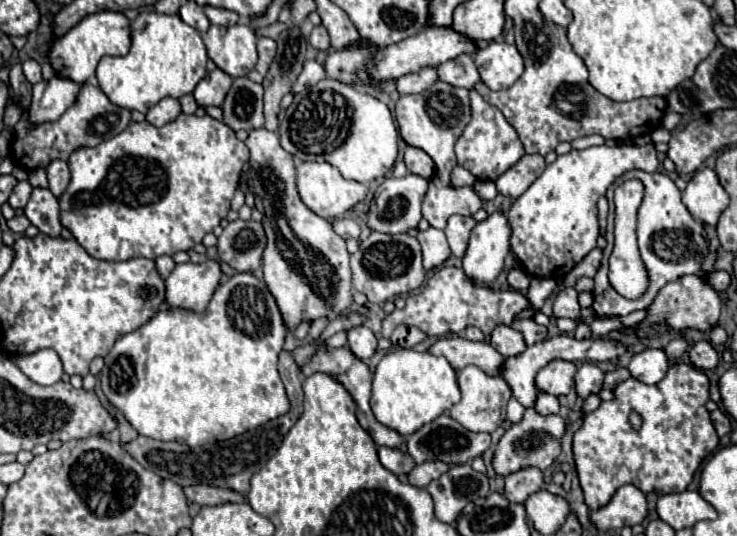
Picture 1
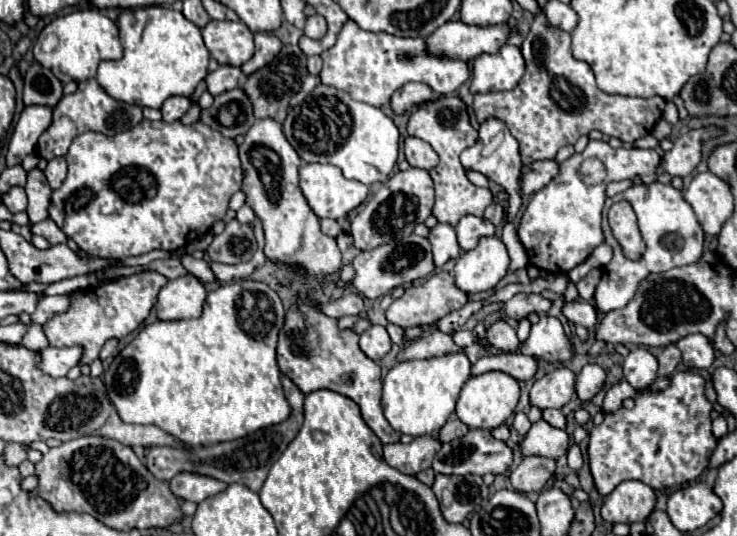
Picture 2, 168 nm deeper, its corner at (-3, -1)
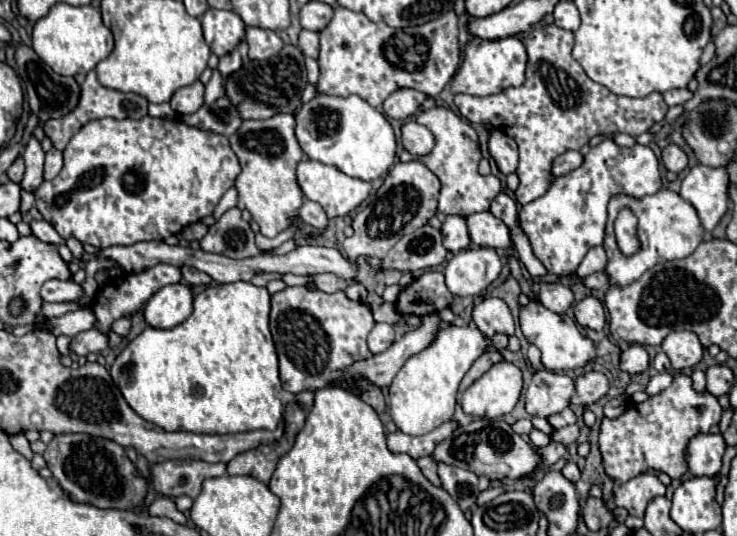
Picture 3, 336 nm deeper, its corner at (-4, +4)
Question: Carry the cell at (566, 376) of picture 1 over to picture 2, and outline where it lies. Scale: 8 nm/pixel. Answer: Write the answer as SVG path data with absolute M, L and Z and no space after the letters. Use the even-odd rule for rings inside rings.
M555 368L543 378L533 382L529 402L539 410L563 408L565 404L569 404L573 394L575 394L575 374L569 368Z

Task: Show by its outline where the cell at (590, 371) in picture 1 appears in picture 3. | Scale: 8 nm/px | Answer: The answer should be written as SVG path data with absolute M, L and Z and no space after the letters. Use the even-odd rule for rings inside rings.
M588 371L582 373L576 379L576 393L572 397L572 405L582 405L588 407L596 403L600 397L608 393L608 379L600 371Z

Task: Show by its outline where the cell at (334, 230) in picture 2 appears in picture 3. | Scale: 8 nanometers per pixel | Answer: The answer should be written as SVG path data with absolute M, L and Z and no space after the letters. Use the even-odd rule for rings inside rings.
M308 199L300 207L300 219L314 229L326 229L328 227L328 217L326 217L324 209L318 203L308 201Z

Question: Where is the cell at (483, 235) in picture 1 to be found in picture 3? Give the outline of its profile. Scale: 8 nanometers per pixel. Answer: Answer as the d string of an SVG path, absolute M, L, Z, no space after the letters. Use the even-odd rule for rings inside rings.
M478 247L456 253L446 265L446 285L456 297L480 295L498 279L504 259L496 249Z

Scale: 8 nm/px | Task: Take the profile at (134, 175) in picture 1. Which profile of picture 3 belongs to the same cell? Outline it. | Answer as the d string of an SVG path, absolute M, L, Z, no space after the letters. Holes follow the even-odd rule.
M98 119L86 123L64 149L64 167L52 179L44 181L34 197L42 217L60 237L76 237L92 247L134 245L138 241L164 241L180 233L186 225L212 215L222 195L234 187L240 173L238 159L230 149L228 137L186 125L174 119Z

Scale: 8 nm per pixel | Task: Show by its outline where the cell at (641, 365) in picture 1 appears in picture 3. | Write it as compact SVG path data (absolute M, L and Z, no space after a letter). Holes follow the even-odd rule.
M628 345L622 351L622 359L620 359L622 371L626 371L630 375L640 375L640 373L648 371L648 367L650 367L650 357L642 345Z

